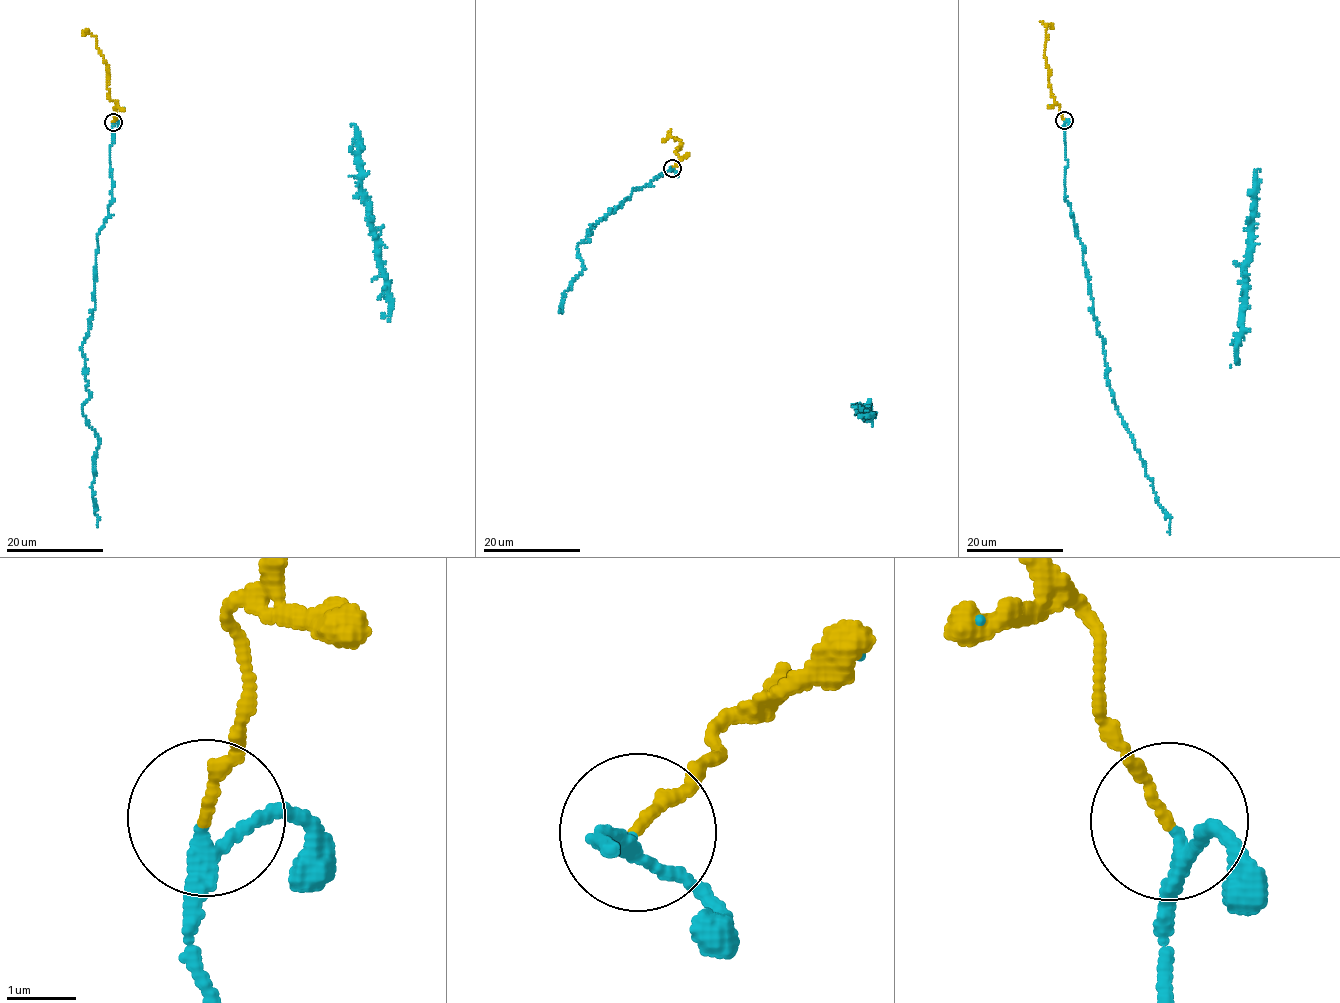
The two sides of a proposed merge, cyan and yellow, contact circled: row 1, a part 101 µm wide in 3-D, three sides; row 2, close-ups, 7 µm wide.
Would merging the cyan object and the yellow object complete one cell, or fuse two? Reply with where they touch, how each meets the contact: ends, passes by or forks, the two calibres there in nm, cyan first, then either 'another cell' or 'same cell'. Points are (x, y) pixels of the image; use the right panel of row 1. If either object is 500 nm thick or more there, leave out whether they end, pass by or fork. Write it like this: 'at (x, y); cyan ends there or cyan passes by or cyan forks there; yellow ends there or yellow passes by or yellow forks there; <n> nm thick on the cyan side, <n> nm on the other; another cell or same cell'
at (1064, 120); cyan passes by; yellow ends there; 200 nm thick on the cyan side, 140 nm on the other; same cell

